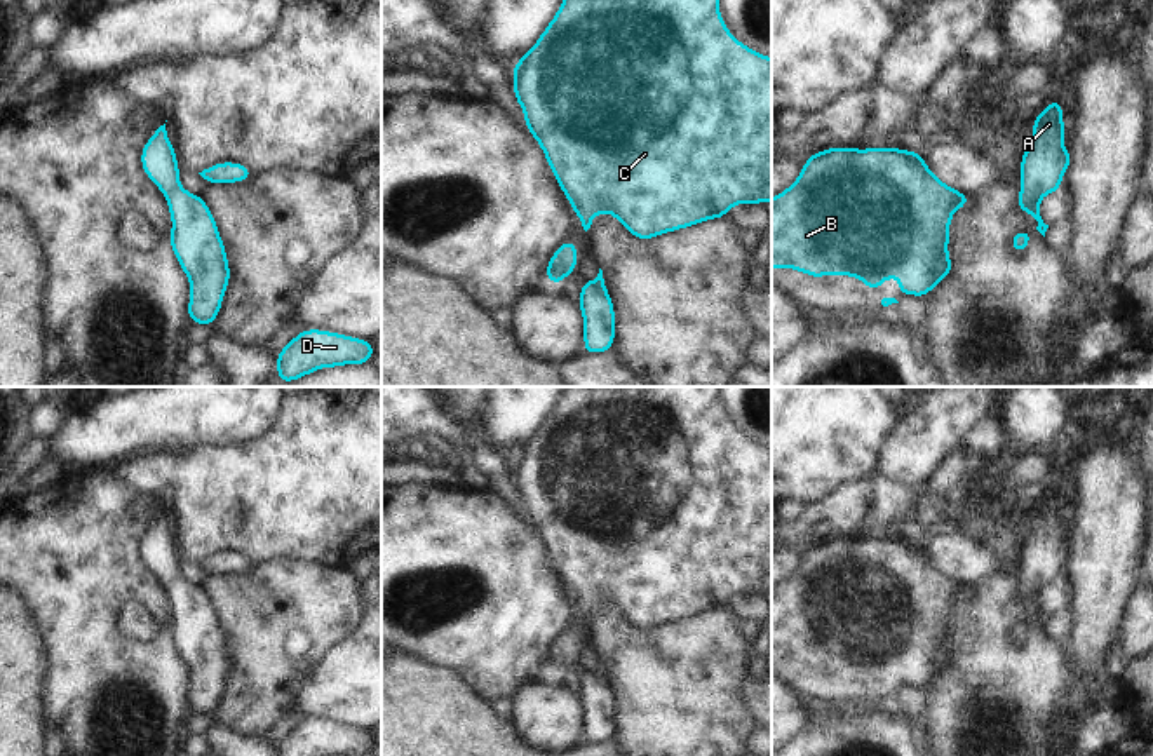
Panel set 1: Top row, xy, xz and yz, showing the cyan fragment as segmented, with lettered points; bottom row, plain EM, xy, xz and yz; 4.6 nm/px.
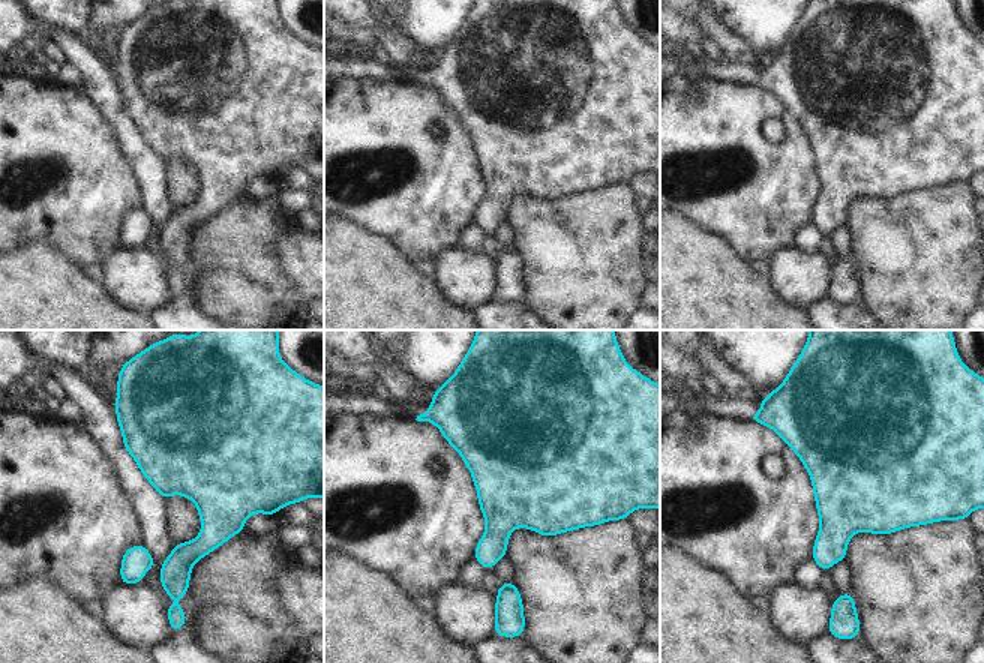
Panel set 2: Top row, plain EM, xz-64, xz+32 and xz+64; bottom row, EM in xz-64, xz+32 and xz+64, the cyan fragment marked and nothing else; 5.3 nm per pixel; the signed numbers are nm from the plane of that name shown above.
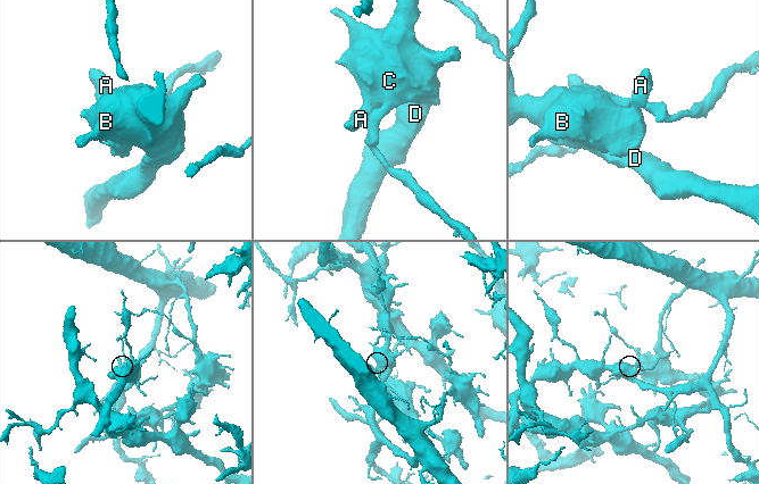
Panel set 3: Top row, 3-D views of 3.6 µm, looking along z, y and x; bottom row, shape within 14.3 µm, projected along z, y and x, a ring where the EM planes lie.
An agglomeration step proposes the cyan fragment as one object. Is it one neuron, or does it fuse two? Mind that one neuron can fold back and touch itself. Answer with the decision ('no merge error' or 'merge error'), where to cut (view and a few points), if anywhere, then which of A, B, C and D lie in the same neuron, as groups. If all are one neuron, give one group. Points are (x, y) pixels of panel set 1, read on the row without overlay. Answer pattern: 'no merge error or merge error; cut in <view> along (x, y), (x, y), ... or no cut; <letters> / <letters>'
no merge error; no cut; A B C D

